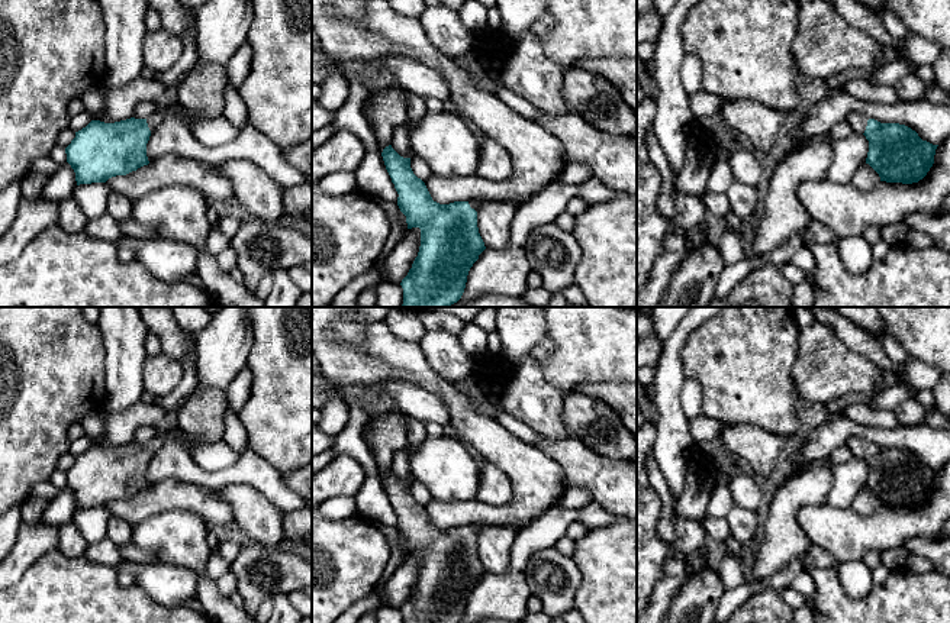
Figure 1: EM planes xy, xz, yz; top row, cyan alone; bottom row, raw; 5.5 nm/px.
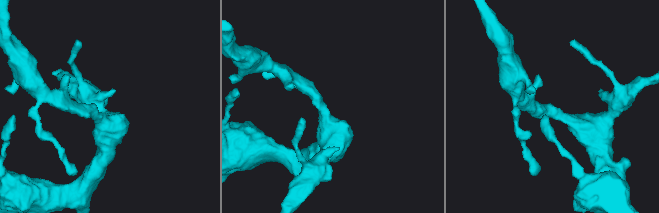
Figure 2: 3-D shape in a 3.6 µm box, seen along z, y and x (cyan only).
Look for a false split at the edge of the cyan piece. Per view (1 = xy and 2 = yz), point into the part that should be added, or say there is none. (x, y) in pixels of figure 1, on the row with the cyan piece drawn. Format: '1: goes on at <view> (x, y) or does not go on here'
1: goes on at xy (157, 118)
2: goes on at yz (859, 122)

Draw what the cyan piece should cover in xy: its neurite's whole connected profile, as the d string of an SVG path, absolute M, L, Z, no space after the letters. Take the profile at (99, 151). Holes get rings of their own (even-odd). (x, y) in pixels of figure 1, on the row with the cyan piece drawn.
M177 101L167 107L157 107L148 119L131 117L115 123L91 120L75 132L65 154L67 162L75 172L77 185L106 183L112 177L126 175L148 165L146 143L151 132L164 122L171 110L175 110L189 126L205 120Z

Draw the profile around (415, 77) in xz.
M395 54L381 55L379 59L393 74L400 88L424 99L432 97L441 101L450 99L448 83L432 68Z

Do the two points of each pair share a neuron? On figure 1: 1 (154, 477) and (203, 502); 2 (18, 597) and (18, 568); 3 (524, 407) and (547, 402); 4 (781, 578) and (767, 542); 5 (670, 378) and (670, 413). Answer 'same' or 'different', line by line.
1: different
2: different
3: same
4: different
5: same

